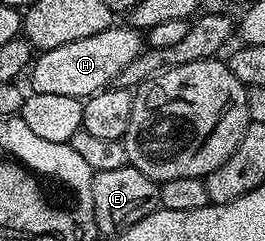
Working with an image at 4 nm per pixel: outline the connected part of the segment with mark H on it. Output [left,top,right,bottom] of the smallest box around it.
[28,26,143,98]

